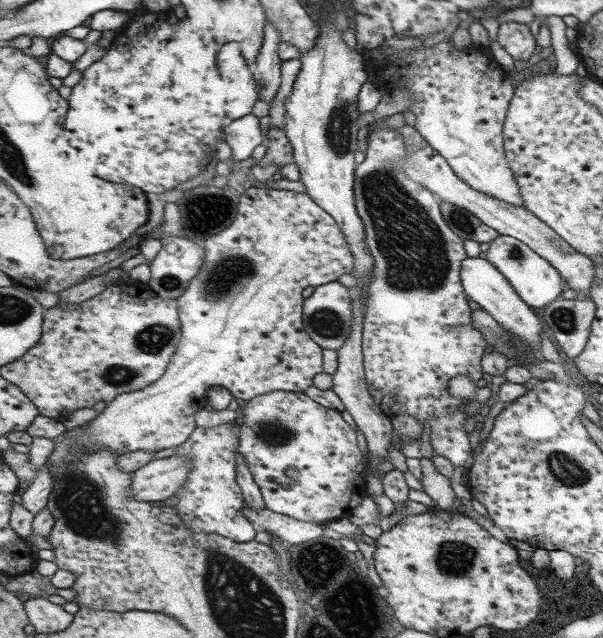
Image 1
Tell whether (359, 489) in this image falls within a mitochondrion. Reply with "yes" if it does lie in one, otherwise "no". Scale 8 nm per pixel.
no

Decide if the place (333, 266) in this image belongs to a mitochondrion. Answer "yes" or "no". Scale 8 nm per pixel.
no

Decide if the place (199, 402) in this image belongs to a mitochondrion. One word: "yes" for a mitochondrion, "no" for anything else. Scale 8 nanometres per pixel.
no

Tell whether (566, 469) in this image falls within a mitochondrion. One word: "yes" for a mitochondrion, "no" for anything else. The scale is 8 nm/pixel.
yes

